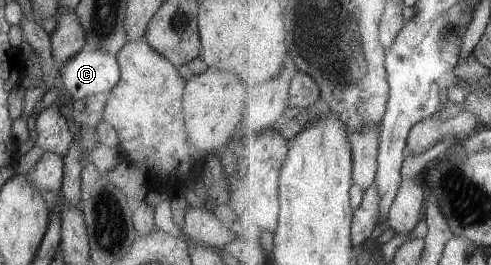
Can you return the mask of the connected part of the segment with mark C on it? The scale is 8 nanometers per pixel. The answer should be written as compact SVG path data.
M87 46L59 66L58 71L63 87L74 101L100 93L108 95L121 74L116 55Z

